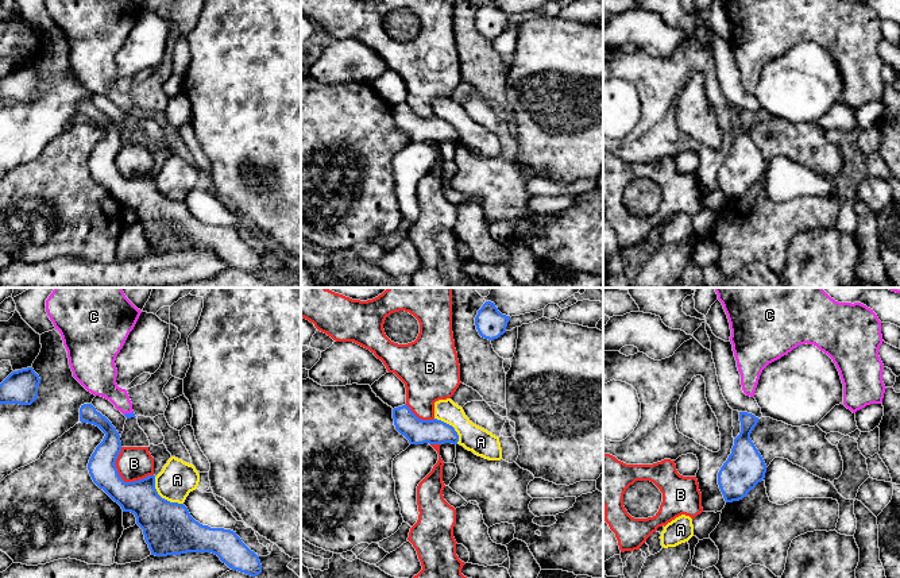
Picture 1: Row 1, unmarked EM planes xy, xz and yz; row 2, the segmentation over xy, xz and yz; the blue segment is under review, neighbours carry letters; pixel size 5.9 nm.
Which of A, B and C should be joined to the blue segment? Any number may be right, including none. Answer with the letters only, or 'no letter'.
C

